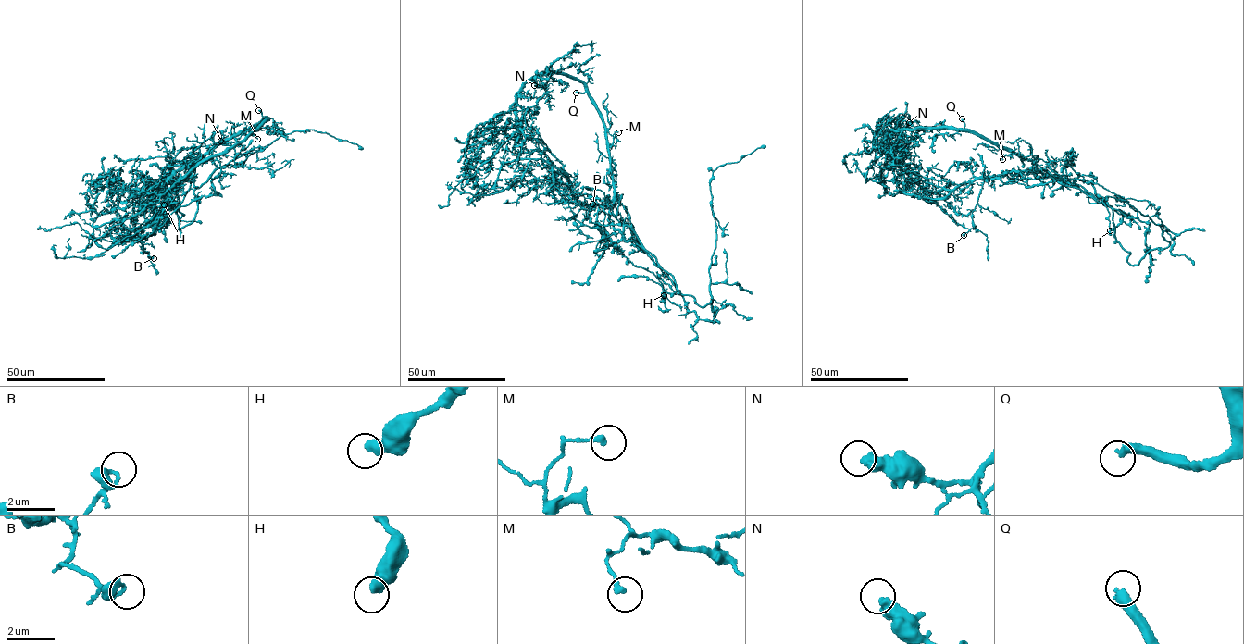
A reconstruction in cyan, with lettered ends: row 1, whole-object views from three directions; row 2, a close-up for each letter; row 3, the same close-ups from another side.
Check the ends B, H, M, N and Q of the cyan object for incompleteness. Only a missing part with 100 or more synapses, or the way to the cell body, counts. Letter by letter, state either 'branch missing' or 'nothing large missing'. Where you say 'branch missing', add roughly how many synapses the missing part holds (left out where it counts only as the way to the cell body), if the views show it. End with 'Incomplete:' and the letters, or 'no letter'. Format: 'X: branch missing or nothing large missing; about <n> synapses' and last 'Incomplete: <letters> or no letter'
B: nothing large missing
H: nothing large missing
M: nothing large missing
N: nothing large missing
Q: branch missing
Incomplete: Q

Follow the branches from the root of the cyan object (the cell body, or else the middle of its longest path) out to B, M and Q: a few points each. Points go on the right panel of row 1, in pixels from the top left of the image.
B: (1038, 171), (1013, 169), (995, 177), (964, 182), (942, 198), (924, 197), (969, 229), (964, 235)
M: (1038, 171), (1032, 161), (1019, 157), (1011, 151), (1002, 155), (1002, 159)
Q: (1038, 171), (1032, 161), (969, 132), (962, 118)

